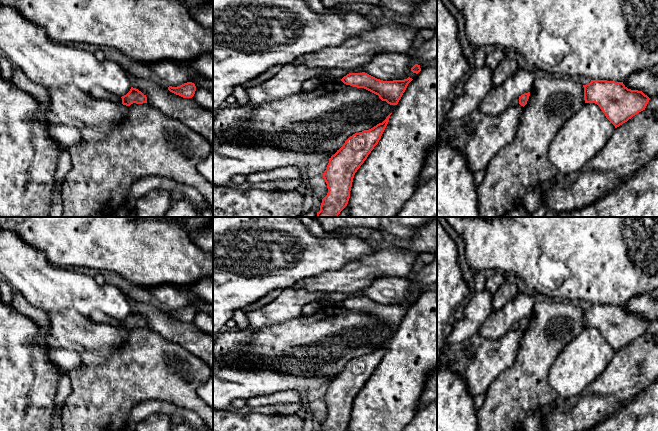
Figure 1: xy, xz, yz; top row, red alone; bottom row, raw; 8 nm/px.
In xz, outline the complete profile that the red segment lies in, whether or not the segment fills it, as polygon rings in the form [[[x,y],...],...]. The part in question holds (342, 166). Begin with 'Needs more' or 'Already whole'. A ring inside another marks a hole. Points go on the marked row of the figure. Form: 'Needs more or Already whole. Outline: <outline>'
Already whole. Outline: [[[391,114],[373,128],[350,136],[329,158],[326,170],[322,174],[328,193],[322,199],[317,217],[338,217],[347,206],[354,175],[378,144]]]

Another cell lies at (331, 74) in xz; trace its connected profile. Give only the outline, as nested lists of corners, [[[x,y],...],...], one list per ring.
[[[327,69],[318,78],[322,82],[337,81],[337,80],[341,80],[344,76],[346,76],[349,73],[351,72],[343,69]]]

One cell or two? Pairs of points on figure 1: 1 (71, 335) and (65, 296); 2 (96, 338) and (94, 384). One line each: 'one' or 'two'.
1: two
2: two

